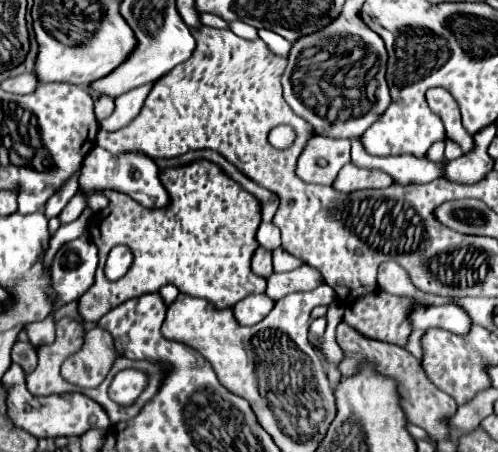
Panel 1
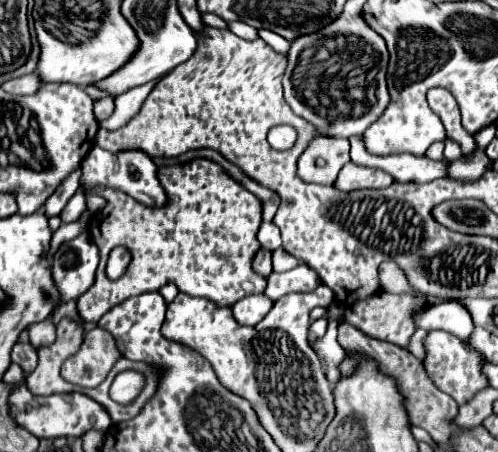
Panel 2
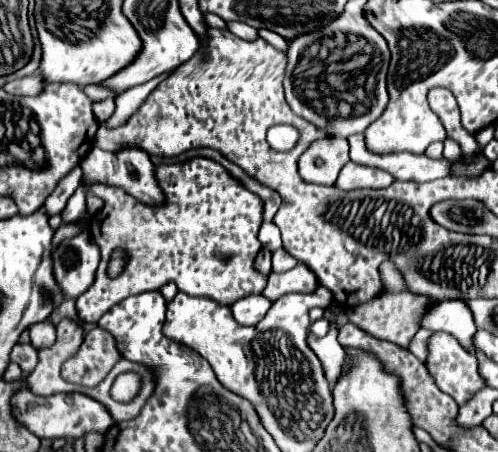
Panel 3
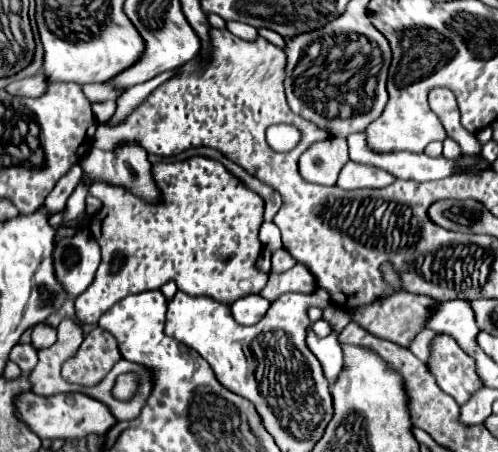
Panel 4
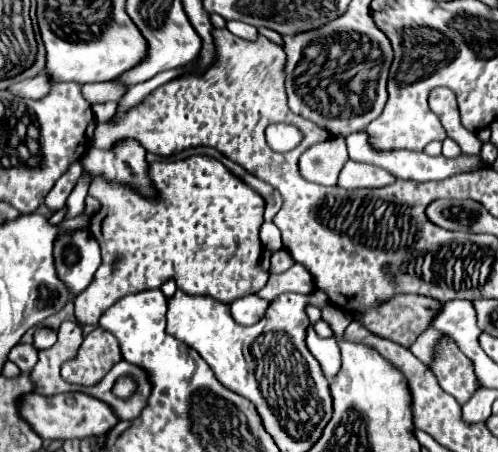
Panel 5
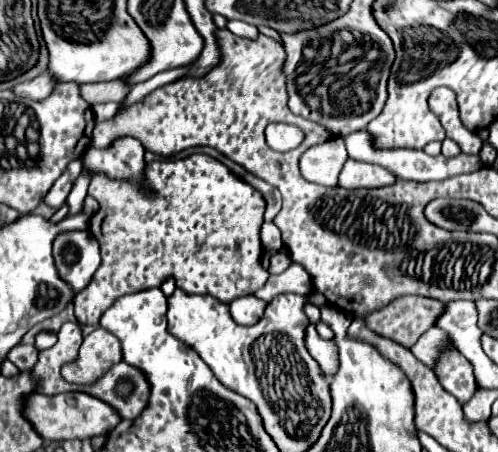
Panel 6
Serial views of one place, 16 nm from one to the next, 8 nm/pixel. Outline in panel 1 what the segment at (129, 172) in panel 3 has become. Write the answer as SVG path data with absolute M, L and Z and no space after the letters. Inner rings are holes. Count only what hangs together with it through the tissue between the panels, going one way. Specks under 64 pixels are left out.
M96 146L84 160L82 164L82 172L80 172L80 192L84 194L96 194L102 190L120 190L124 194L128 194L132 200L136 200L140 206L144 208L164 208L170 204L170 196L166 192L166 188L160 182L160 174L158 174L158 166L144 154L120 154L120 156L112 156L110 152L106 152L104 148Z

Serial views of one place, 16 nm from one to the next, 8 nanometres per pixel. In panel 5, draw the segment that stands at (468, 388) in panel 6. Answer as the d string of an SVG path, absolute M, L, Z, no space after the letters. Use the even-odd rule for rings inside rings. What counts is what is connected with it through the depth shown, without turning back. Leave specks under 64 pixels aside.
M442 336L436 342L430 370L436 376L440 388L452 394L460 404L466 404L470 396L480 388L472 360L460 352L458 344L450 336Z

